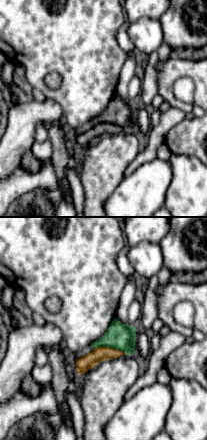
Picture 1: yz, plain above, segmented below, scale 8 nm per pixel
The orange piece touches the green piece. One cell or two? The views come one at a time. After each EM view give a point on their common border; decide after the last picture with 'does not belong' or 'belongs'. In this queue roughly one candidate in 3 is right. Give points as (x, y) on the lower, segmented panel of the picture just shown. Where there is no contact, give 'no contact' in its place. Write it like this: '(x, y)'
(109, 347)

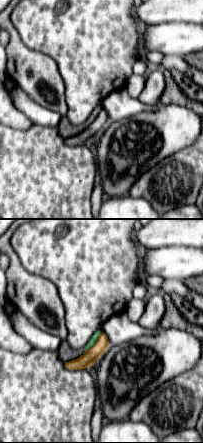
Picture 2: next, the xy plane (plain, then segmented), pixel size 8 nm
(96, 342)

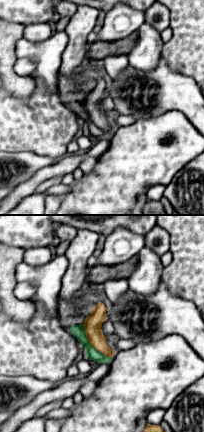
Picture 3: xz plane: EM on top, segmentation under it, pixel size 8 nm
(91, 344)

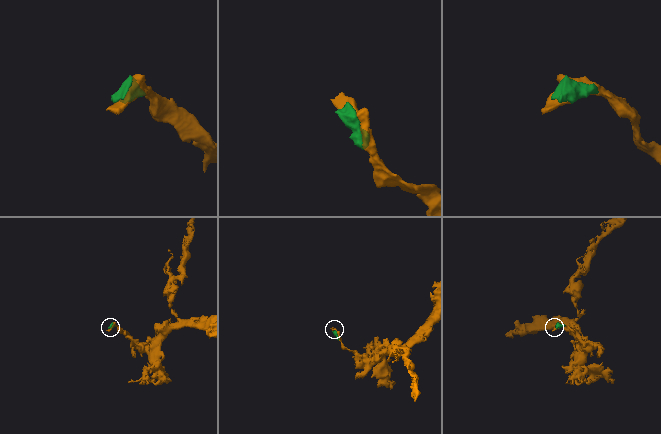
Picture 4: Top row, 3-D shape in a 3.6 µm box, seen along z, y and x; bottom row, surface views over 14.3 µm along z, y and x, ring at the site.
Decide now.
does not belong

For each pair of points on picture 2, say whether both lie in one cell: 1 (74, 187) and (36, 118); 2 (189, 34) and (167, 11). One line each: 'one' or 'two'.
1: two
2: two

